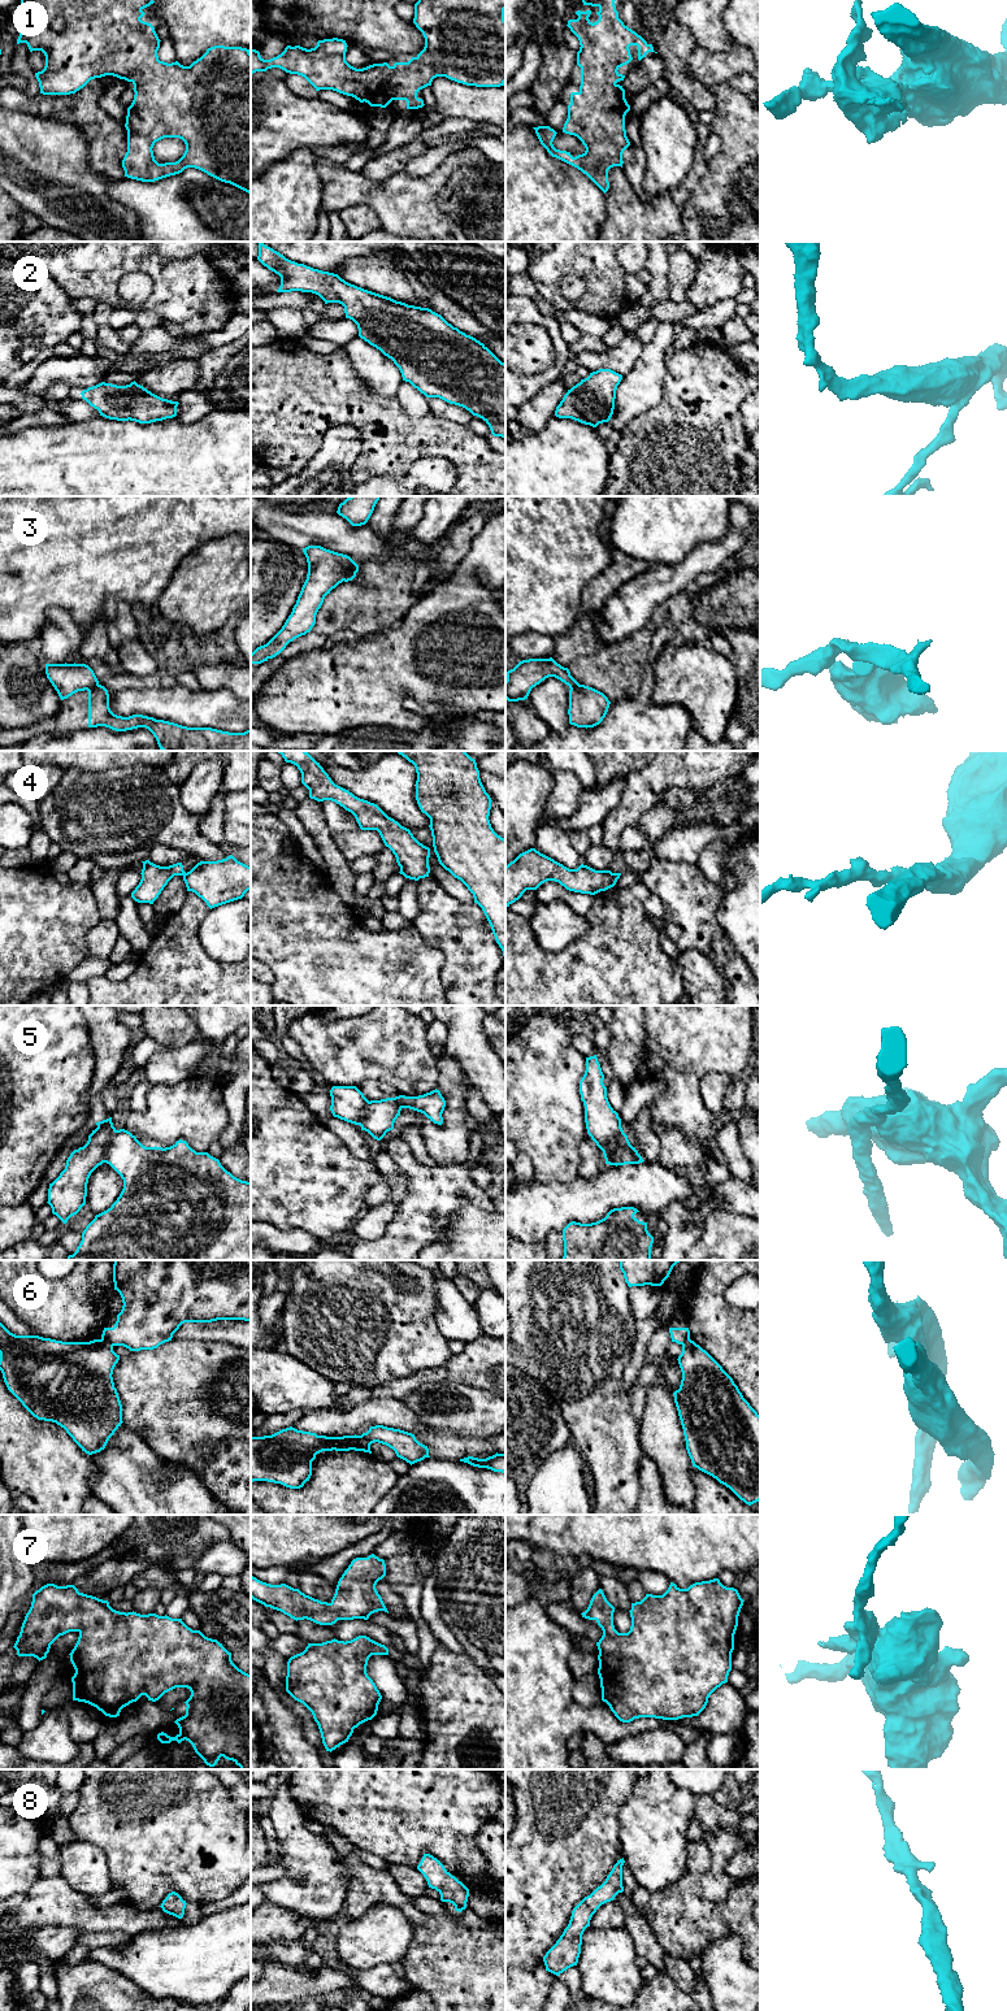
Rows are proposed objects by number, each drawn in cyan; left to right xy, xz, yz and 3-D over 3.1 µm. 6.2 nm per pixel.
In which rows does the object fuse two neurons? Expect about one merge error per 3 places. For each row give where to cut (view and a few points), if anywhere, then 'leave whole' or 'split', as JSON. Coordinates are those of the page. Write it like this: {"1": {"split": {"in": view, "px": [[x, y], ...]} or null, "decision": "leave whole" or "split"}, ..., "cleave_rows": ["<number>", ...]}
{"1": {"split": null, "decision": "leave whole"}, "2": {"split": null, "decision": "leave whole"}, "3": {"split": {"in": "xz", "px": [[355, 563], [342, 580]]}, "decision": "split"}, "4": {"split": {"in": "xy", "px": [[186, 873], [183, 876]]}, "decision": "split"}, "5": {"split": {"in": "xy", "px": [[116, 1130], [108, 1143], [104, 1162]]}, "decision": "split"}, "6": {"split": {"in": "xy", "px": [[101, 1338], [112, 1346]]}, "decision": "split"}, "7": {"split": null, "decision": "leave whole"}, "8": {"split": null, "decision": "leave whole"}, "cleave_rows": ["3", "4", "5", "6"]}

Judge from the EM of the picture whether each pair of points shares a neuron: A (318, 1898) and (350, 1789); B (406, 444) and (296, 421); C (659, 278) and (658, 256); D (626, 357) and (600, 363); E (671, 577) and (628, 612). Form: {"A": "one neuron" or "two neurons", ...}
{"A": "two neurons", "B": "one neuron", "C": "one neuron", "D": "one neuron", "E": "one neuron"}

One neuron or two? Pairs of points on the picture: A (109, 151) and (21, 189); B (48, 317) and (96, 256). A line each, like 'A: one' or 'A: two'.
A: two
B: two

